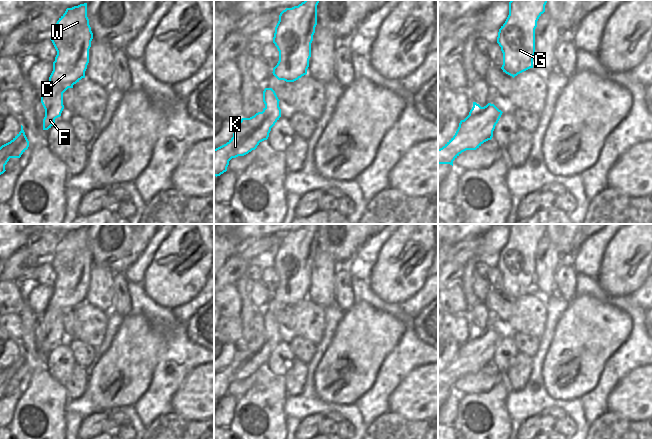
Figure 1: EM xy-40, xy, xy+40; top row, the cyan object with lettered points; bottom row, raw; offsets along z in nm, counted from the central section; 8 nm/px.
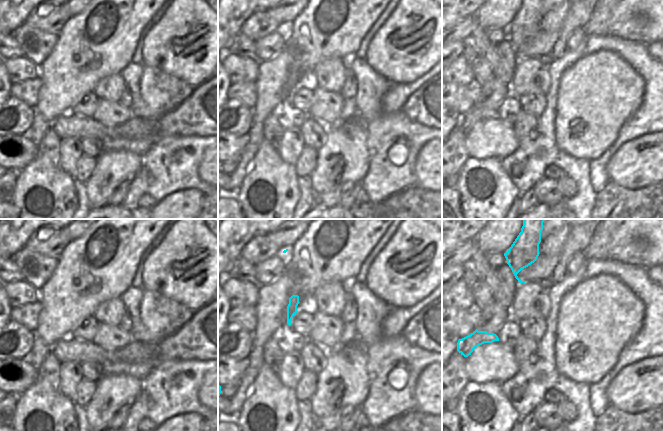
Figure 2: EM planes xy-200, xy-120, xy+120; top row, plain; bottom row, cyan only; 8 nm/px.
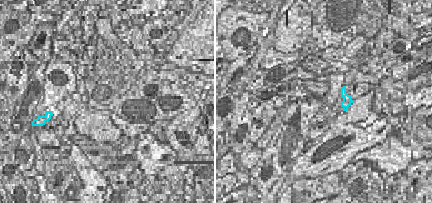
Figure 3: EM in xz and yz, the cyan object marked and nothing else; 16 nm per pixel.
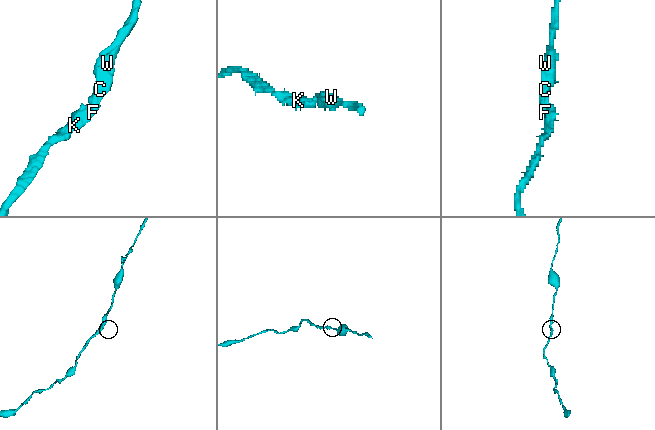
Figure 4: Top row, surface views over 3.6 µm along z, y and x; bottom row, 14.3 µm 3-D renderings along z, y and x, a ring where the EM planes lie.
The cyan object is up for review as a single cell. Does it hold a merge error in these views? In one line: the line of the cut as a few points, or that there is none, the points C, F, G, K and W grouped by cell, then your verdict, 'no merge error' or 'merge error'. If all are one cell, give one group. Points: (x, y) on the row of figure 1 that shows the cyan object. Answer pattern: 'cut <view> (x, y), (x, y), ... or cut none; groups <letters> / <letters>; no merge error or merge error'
cut none; groups C F G K W; no merge error

